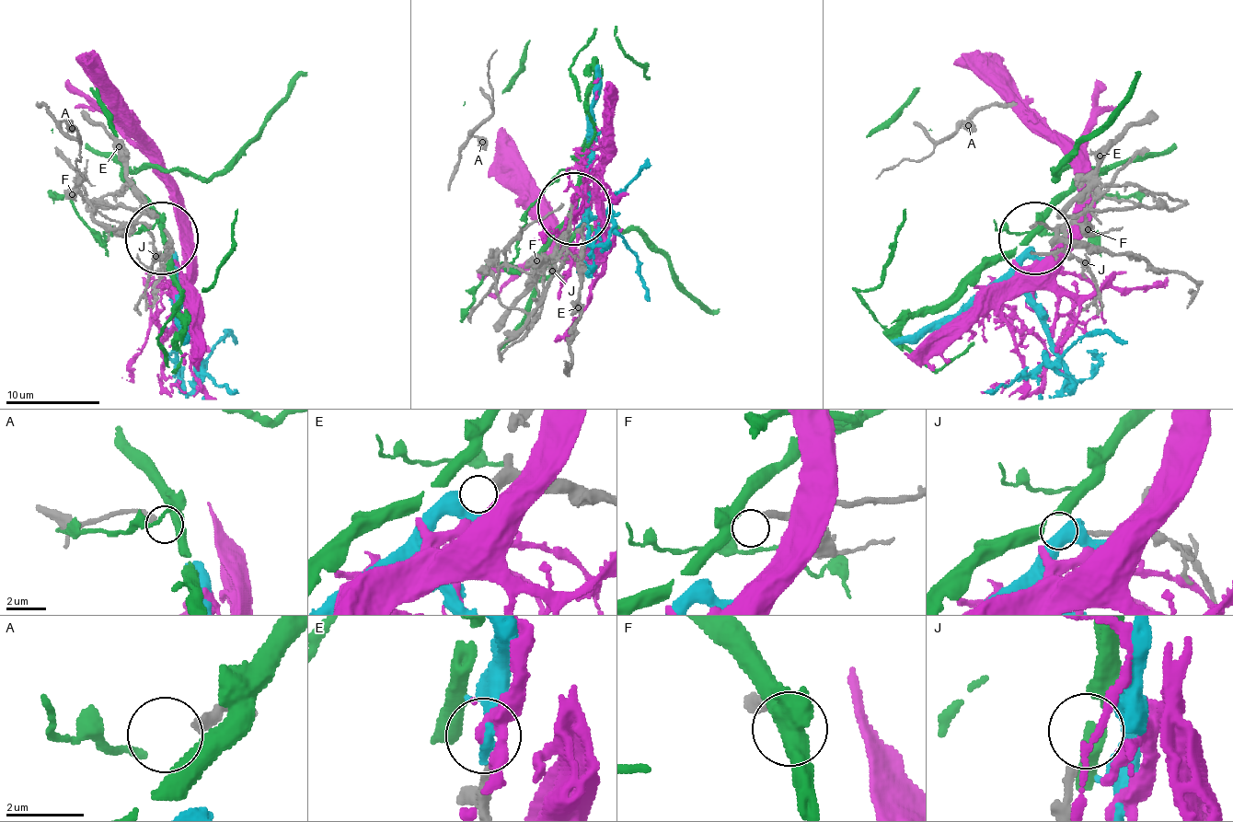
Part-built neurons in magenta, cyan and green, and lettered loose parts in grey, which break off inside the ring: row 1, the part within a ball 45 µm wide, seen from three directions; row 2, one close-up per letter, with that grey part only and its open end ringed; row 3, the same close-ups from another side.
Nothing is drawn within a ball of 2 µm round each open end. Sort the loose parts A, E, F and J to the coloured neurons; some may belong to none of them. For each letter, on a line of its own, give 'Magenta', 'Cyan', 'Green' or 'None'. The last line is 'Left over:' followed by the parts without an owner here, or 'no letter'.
A: None
E: Cyan
F: None
J: None
Left over: A, F, J

